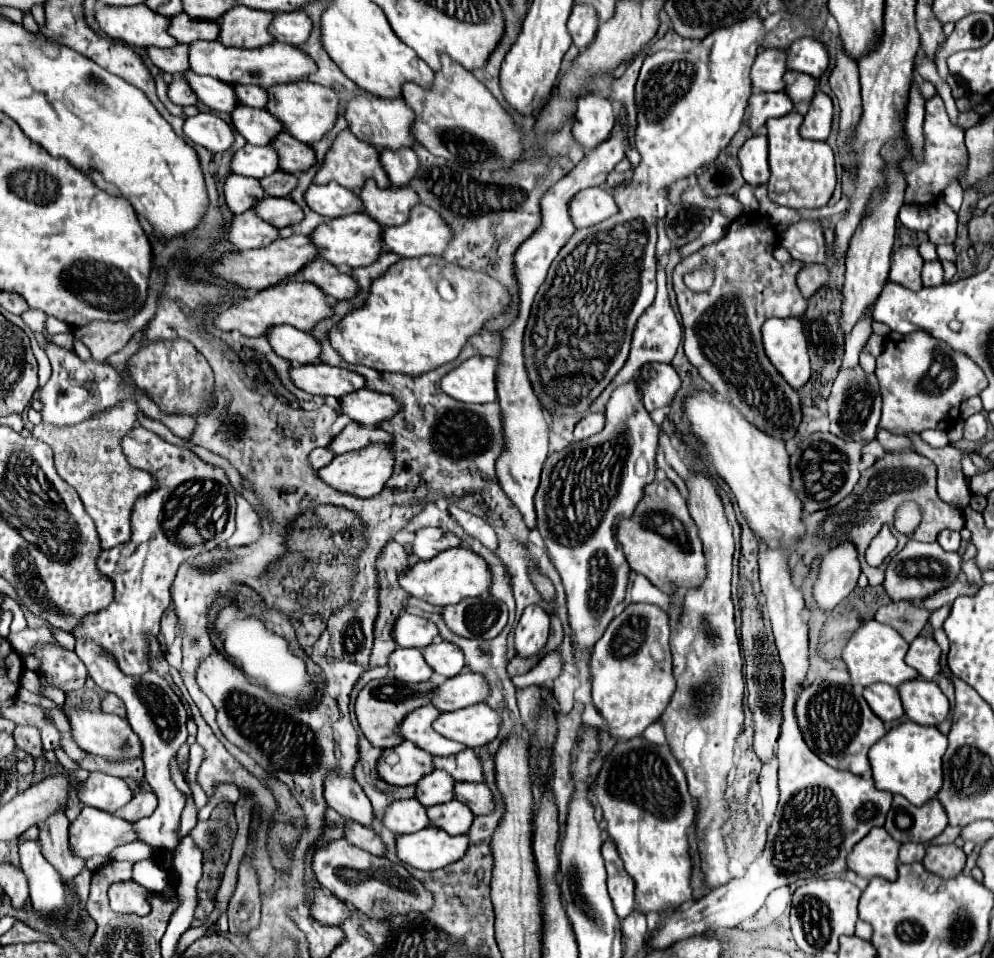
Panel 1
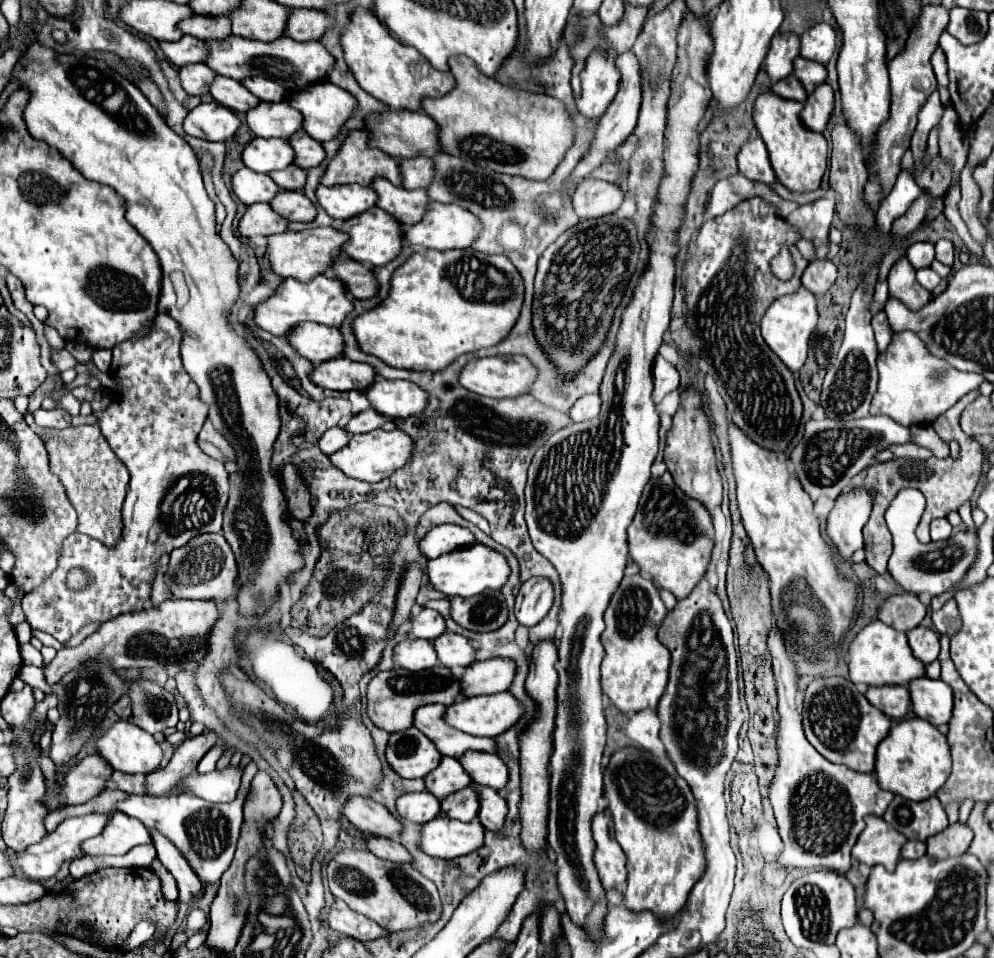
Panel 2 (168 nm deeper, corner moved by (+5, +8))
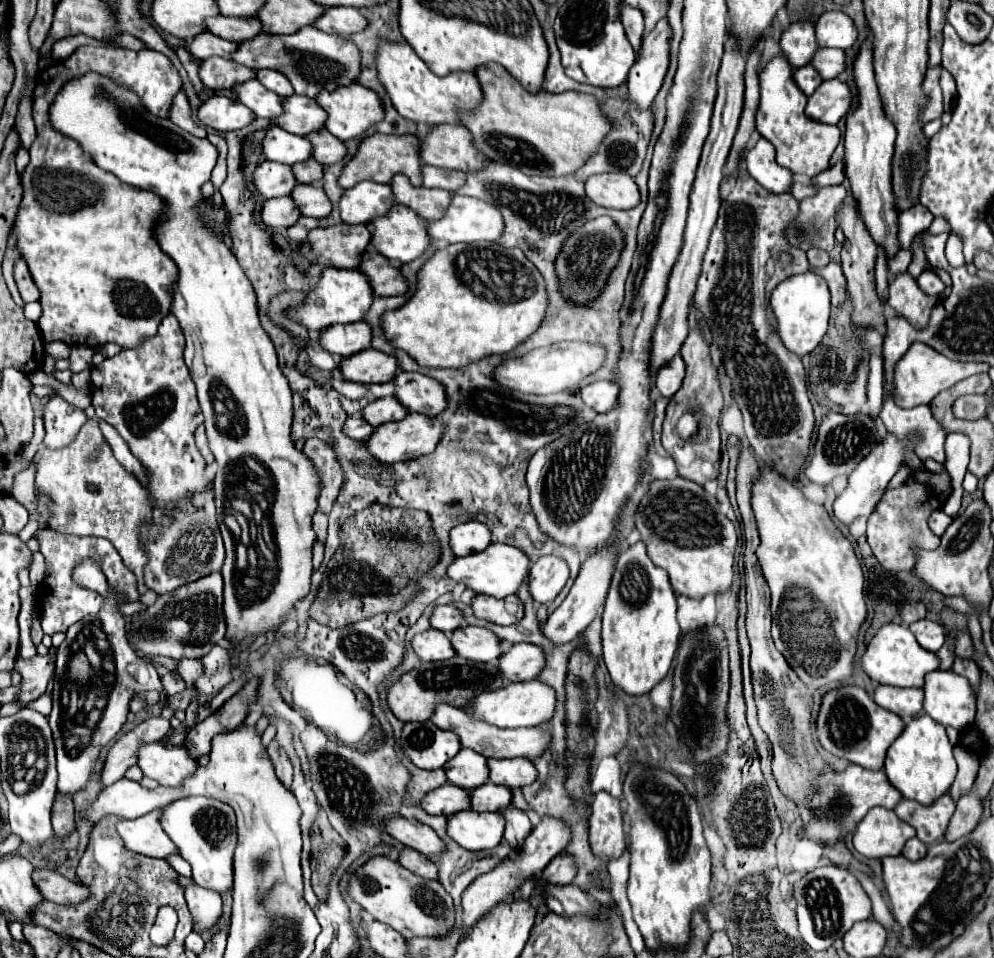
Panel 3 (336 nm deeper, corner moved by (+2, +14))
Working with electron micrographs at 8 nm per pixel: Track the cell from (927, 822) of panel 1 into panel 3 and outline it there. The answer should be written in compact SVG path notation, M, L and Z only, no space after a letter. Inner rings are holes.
M946 793L940 799L936 799L932 805L920 805L918 801L902 799L894 807L894 813L916 829L916 837L922 843L930 845L944 837L948 821L954 815L954 809L956 809L956 803Z

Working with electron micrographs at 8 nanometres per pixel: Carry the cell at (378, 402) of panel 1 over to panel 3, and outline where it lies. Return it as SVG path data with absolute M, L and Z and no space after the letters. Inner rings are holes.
M396 373L392 379L394 397L408 409L428 417L436 417L446 407L444 387L420 373Z

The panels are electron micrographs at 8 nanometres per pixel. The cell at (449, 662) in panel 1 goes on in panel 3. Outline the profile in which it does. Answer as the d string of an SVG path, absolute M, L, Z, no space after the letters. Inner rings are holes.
M464 627L456 629L450 635L456 655L470 661L496 661L502 655L500 639L482 627Z

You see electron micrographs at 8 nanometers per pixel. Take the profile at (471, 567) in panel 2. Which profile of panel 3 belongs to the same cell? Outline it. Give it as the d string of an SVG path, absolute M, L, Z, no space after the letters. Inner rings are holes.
M490 543L484 551L470 553L466 557L456 557L450 563L450 567L446 569L446 573L450 579L466 585L468 589L472 589L476 593L484 593L484 595L492 595L492 597L502 599L502 597L518 591L524 575L528 573L528 557L524 555L524 551L520 551L512 545Z

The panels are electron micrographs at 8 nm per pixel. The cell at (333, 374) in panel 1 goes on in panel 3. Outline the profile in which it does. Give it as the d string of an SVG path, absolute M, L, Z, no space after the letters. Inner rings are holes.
M372 347L358 351L340 361L340 373L346 381L356 383L390 383L398 365L396 359Z

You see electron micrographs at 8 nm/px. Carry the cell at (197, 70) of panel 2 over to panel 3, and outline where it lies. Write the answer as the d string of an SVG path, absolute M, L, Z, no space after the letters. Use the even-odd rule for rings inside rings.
M210 57L206 61L200 61L198 75L208 89L218 91L218 89L232 89L232 85L252 79L256 71L224 57Z

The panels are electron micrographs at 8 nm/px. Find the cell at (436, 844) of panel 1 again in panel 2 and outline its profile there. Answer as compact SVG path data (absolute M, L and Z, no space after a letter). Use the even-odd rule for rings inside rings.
M437 817L423 825L421 847L433 857L455 859L469 855L483 847L485 827L481 821L455 821L449 817Z

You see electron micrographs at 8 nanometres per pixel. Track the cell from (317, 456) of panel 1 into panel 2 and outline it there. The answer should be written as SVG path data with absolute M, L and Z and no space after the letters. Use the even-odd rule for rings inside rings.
M331 427L331 429L321 437L319 447L321 447L327 455L331 455L331 453L343 449L347 443L349 443L349 433L347 433L343 427Z

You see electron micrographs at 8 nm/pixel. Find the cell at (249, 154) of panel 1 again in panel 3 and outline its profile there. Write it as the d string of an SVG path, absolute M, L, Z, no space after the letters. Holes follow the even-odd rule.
M270 127L262 141L262 153L268 161L294 165L312 157L312 145L306 137L290 135L280 127Z

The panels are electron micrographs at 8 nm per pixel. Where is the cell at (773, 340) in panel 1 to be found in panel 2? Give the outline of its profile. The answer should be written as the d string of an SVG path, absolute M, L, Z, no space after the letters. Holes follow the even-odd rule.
M799 287L799 291L789 293L789 295L781 295L777 297L771 307L767 309L763 321L761 321L761 333L765 343L771 347L771 351L793 371L797 373L805 359L807 359L807 349L809 349L809 337L815 331L819 313L817 313L817 299L815 295L805 289Z

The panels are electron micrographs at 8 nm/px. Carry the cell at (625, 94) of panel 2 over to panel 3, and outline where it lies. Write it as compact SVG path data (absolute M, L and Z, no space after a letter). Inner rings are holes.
M660 19L654 31L642 37L636 63L632 65L626 81L630 103L638 109L648 109L662 87L662 79L668 69L668 39L670 27L666 19Z

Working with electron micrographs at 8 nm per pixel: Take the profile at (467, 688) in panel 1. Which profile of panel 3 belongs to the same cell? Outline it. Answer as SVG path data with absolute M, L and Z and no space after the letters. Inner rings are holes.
M516 643L498 659L498 671L506 681L530 681L544 667L544 653L530 643Z

